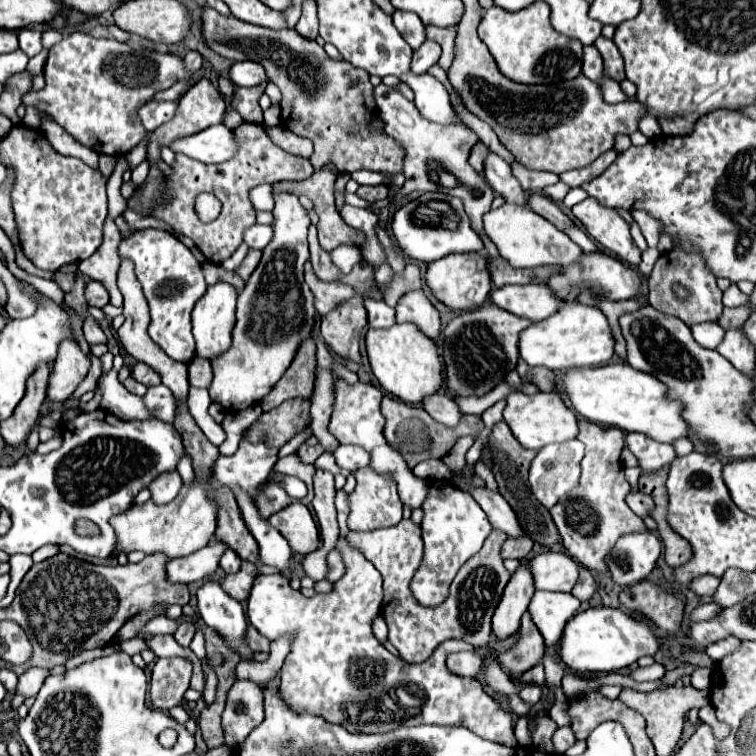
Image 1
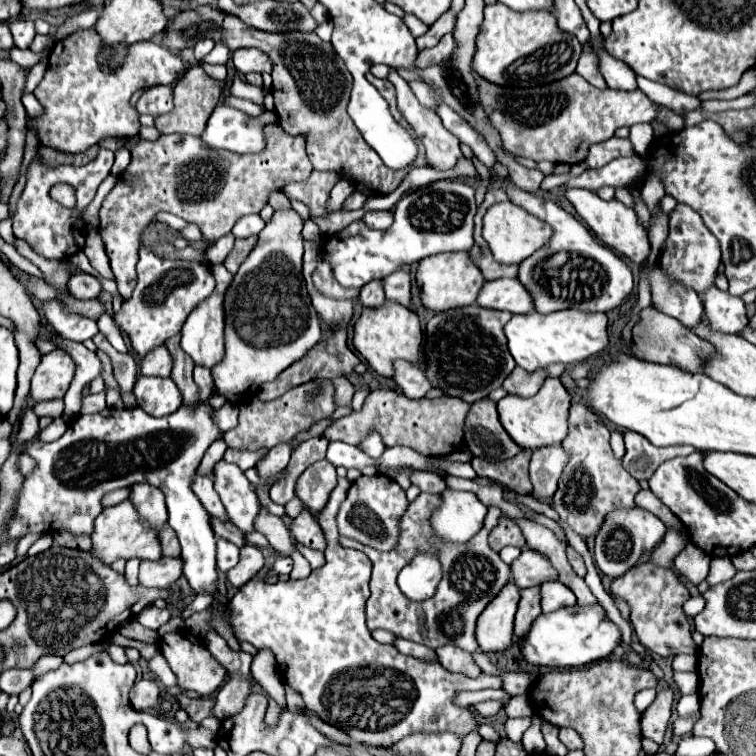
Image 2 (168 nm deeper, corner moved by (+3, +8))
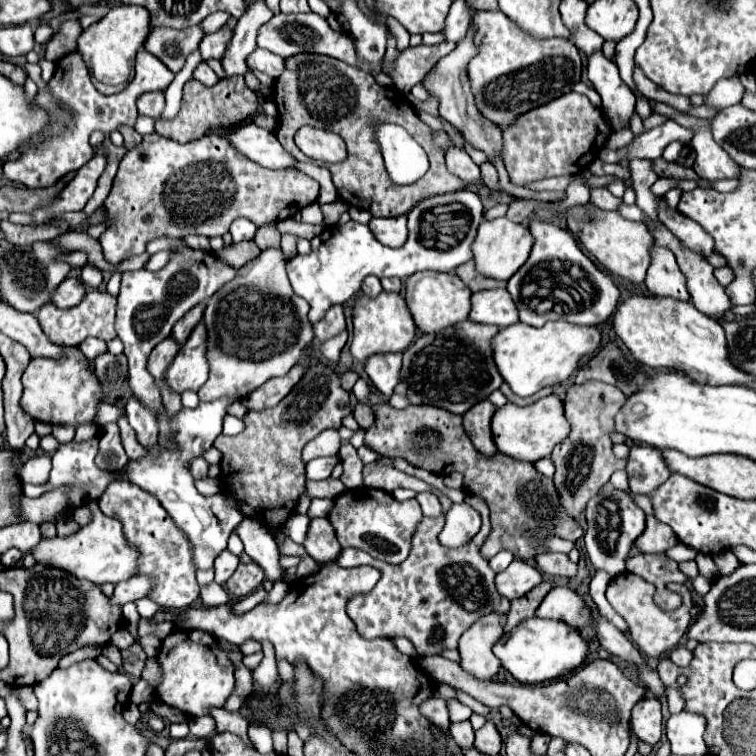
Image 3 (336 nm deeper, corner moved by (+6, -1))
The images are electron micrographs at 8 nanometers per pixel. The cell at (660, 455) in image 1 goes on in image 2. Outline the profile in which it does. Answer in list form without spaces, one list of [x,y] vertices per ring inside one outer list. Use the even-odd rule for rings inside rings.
[[[624,431],[624,441],[626,441],[626,455],[622,459],[622,467],[638,481],[650,479],[652,473],[664,461],[670,461],[674,457],[684,457],[694,451],[690,445],[656,447],[644,435],[632,433],[632,431]]]

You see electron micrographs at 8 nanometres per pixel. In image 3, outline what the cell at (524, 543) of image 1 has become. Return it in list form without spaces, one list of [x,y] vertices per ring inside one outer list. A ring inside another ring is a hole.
[[[375,404],[371,408],[375,412],[375,424],[365,434],[367,448],[389,458],[403,458],[417,468],[425,468],[439,476],[461,472],[465,474],[463,488],[469,494],[485,498],[491,508],[491,534],[481,546],[483,558],[491,560],[501,550],[509,550],[515,558],[521,560],[535,558],[539,554],[539,548],[527,536],[529,530],[543,532],[543,536],[555,534],[571,542],[579,540],[579,536],[583,534],[581,526],[575,520],[567,518],[565,510],[561,508],[553,480],[543,478],[529,462],[515,460],[505,454],[497,454],[495,458],[481,456],[471,446],[459,414],[435,406],[409,406],[397,410],[389,404]],[[425,432],[431,432],[431,444],[421,446],[419,442],[415,442],[415,438],[417,434]]]

